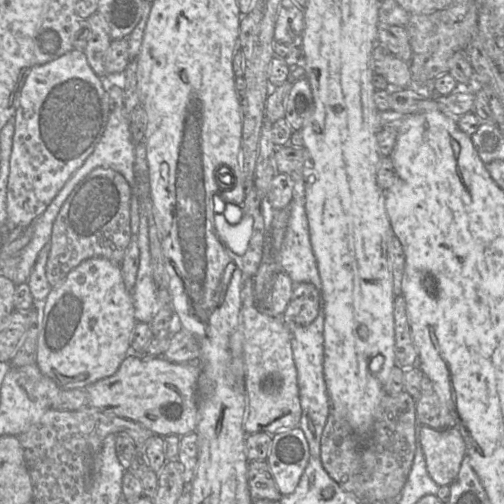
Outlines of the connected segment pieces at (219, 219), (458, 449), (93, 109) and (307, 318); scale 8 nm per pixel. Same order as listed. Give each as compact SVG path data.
M222 211L214 214L214 227L218 237L238 255L243 255L252 233L253 218L242 215L238 224L231 224Z
M421 425L420 441L430 477L439 486L451 485L466 456L466 444L460 430Z
M73 49L60 58L34 66L22 86L14 113L15 131L6 194L9 226L31 226L83 165L100 141L109 118L107 84L88 63L82 50Z
M311 283L293 285L291 299L282 316L288 329L311 324L318 316L321 306L321 292Z

